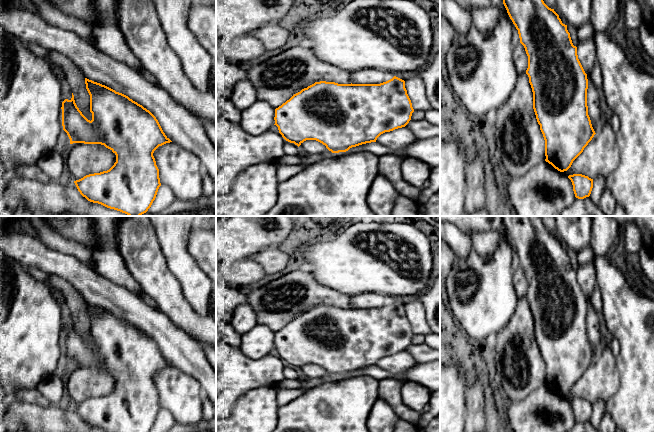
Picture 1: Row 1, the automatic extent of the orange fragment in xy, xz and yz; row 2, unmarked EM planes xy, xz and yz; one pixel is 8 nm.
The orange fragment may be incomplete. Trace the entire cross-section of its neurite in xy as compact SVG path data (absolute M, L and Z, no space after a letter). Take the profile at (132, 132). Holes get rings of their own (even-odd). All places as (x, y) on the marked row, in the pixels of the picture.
M85 78L86 89L90 95L90 112L92 120L88 120L77 107L74 95L70 100L62 102L62 126L67 133L70 144L101 144L110 149L116 155L116 162L107 171L84 176L74 181L80 194L88 201L101 204L107 208L120 211L128 216L141 216L151 207L156 198L159 187L159 169L153 156L154 151L166 143L172 142L163 132L156 117L142 105L130 99L128 96L115 90Z

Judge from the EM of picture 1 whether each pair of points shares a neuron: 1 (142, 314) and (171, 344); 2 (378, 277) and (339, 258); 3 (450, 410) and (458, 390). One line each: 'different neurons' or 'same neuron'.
1: same neuron
2: same neuron
3: same neuron

